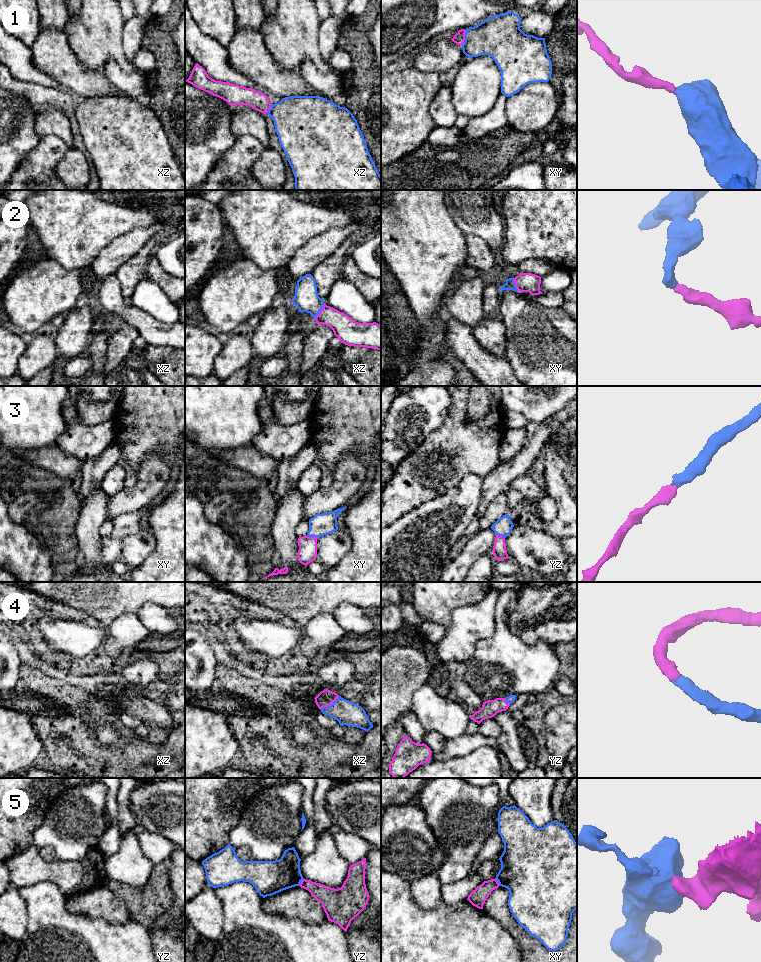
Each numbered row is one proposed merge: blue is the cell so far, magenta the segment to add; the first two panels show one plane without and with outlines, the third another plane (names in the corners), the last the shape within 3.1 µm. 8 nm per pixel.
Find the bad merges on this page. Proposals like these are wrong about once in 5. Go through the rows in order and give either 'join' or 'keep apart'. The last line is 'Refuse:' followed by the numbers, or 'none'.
1: join
2: join
3: join
4: join
5: keep apart
Refuse: 5

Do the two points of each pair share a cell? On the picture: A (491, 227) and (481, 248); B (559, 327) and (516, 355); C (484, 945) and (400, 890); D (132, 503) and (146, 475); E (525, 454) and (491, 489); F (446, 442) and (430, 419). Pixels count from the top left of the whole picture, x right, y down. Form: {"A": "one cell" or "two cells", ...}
{"A": "two cells", "B": "one cell", "C": "one cell", "D": "one cell", "E": "one cell", "F": "two cells"}

